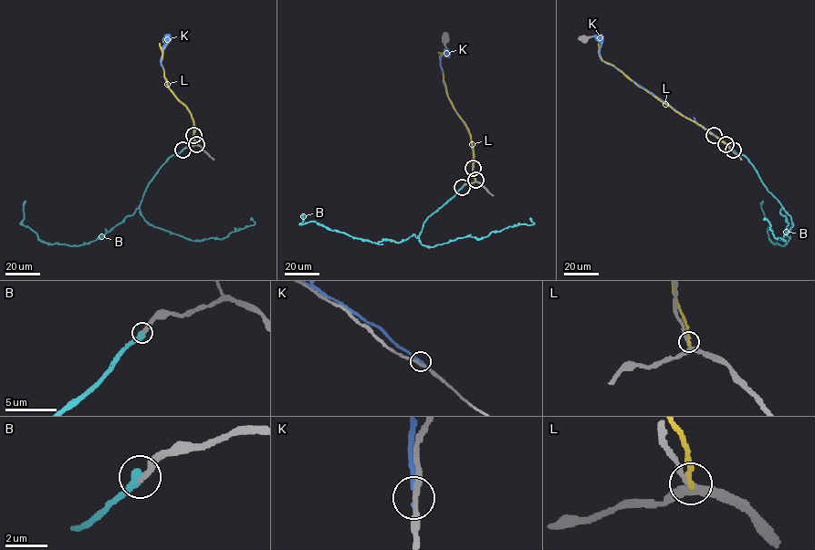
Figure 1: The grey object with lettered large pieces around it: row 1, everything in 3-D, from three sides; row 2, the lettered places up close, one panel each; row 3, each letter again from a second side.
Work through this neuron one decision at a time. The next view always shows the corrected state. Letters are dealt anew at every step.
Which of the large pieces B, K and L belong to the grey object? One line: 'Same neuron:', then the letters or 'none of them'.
Same neuron: none of them

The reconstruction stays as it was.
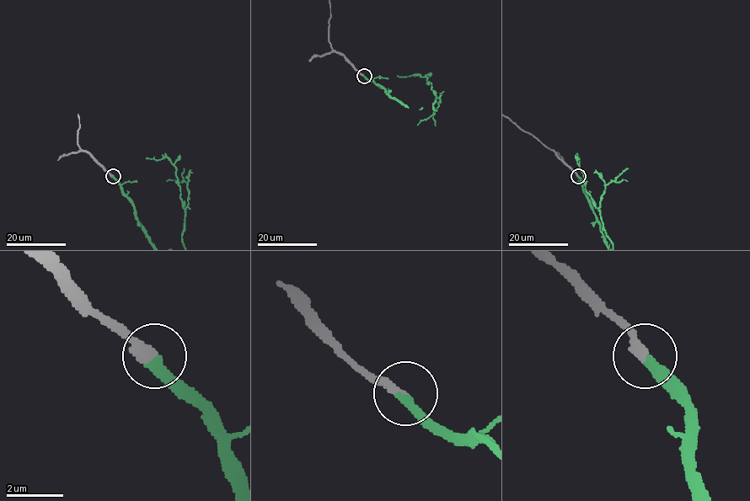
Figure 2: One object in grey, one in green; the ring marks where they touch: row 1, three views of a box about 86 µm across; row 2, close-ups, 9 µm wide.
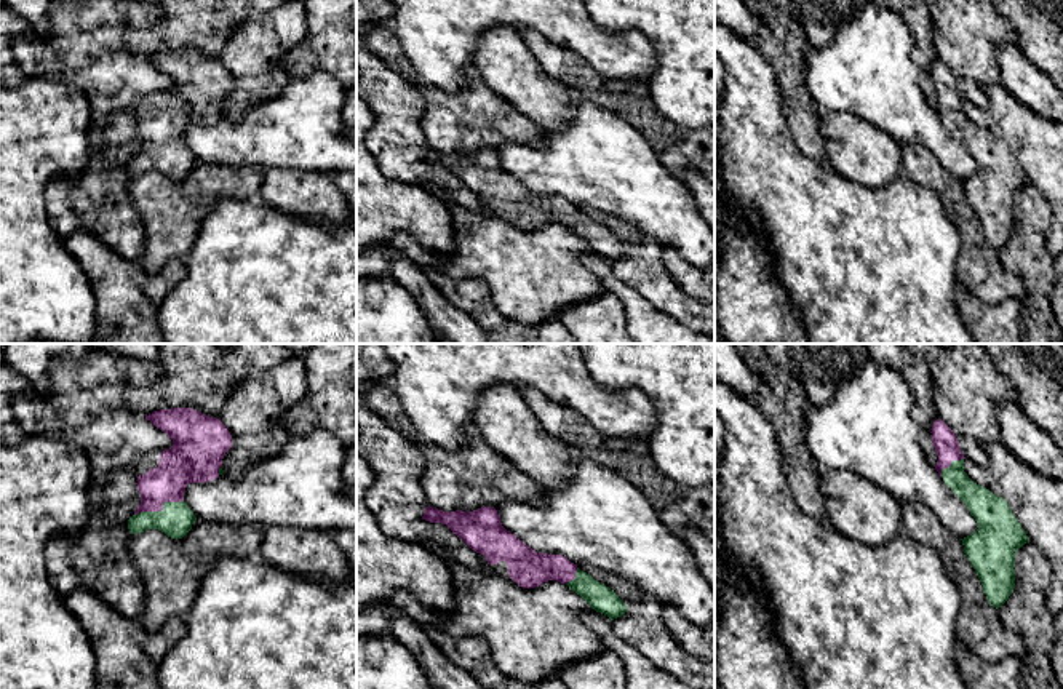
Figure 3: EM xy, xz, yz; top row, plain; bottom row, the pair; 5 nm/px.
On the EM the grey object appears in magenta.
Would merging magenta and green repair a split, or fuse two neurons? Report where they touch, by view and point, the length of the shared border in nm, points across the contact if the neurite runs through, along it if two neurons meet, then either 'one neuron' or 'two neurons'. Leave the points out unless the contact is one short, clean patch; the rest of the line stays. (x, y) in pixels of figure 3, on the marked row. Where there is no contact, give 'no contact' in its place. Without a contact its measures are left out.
meets magenta in xy at (160, 510); contact 260 nm long; one neuron

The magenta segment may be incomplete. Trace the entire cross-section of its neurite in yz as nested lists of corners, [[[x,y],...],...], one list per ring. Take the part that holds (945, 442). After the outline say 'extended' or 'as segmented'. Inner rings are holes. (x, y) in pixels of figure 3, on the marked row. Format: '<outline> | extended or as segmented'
[[[937,419],[932,443],[938,460],[935,470],[945,484],[965,504],[978,529],[961,539],[986,599],[1001,607],[1015,588],[1015,555],[1029,542],[1005,499],[973,483],[964,472],[964,454],[953,430]]] | extended

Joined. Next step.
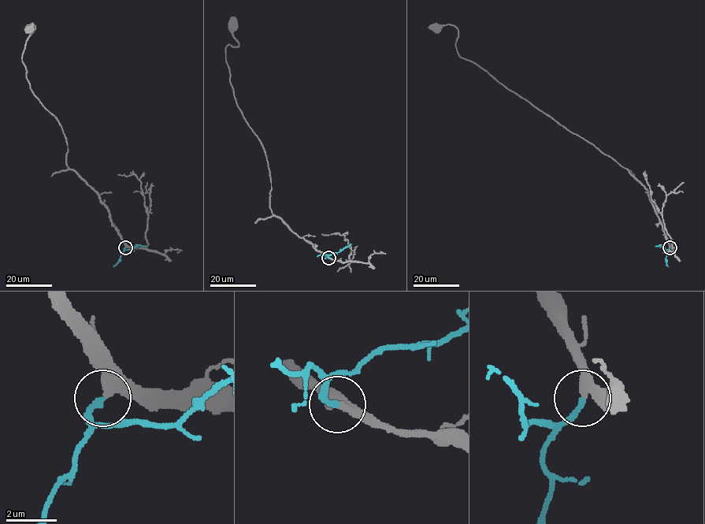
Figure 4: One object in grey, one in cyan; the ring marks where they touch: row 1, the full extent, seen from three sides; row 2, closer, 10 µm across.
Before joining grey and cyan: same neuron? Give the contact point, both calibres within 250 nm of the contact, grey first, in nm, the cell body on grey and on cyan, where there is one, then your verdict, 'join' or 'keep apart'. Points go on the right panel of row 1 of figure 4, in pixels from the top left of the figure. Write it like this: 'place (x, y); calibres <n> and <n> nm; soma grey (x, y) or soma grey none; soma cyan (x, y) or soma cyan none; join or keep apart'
place (669, 247); calibres 280 and 240 nm; soma grey (436, 27); soma cyan none; join

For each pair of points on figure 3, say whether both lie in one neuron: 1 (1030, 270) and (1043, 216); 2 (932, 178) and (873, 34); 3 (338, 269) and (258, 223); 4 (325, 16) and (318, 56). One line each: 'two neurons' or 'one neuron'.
1: one neuron
2: two neurons
3: one neuron
4: one neuron

